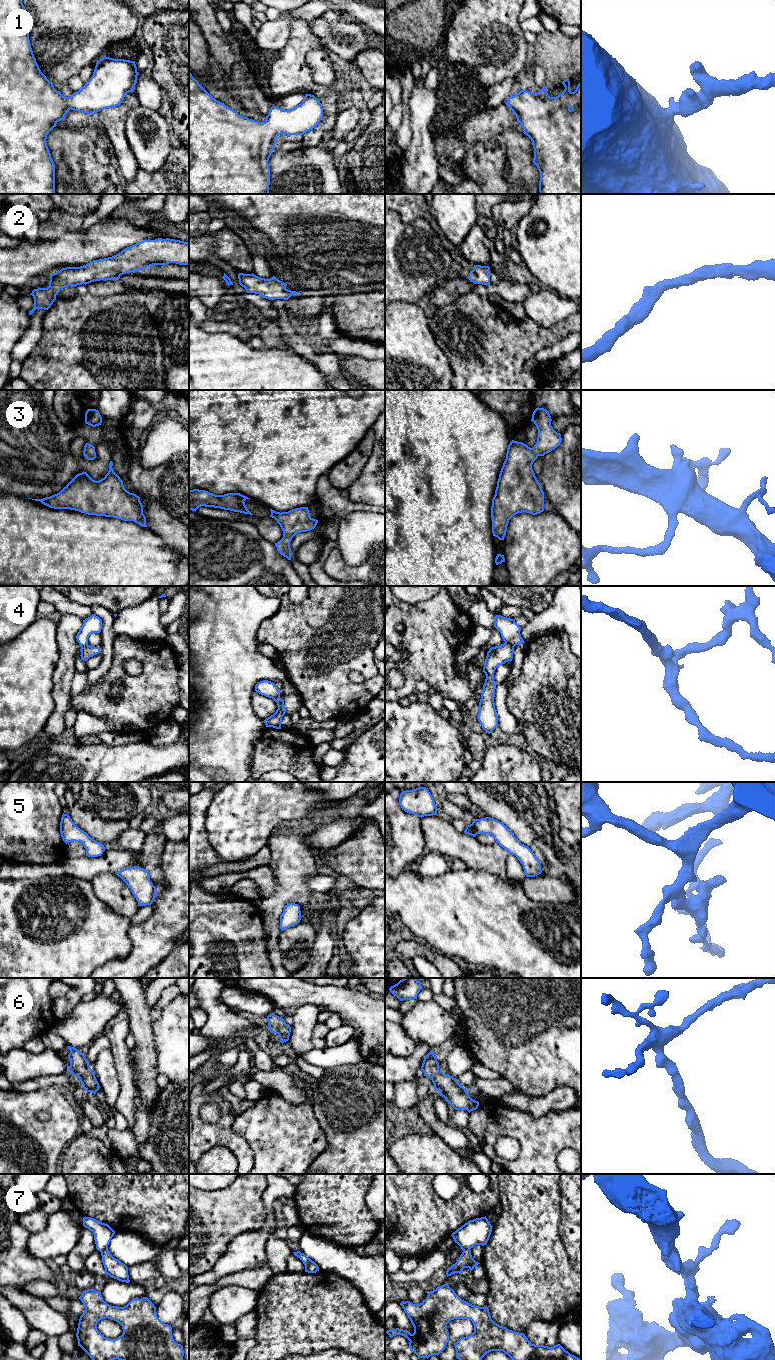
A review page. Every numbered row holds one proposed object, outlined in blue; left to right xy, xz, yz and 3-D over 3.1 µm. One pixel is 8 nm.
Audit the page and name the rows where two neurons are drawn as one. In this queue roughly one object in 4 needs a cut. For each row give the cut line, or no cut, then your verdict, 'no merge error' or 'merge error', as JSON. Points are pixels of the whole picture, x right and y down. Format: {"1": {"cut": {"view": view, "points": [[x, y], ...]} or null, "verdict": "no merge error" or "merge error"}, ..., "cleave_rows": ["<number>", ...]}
{"1": {"cut": null, "verdict": "no merge error"}, "2": {"cut": null, "verdict": "no merge error"}, "3": {"cut": null, "verdict": "no merge error"}, "4": {"cut": {"view": "yz", "points": [[505, 642], [513, 648]]}, "verdict": "merge error"}, "5": {"cut": null, "verdict": "no merge error"}, "6": {"cut": null, "verdict": "no merge error"}, "7": {"cut": {"view": "xy", "points": [[107, 1247], [101, 1252]]}, "verdict": "merge error"}, "cleave_rows": ["4", "7"]}

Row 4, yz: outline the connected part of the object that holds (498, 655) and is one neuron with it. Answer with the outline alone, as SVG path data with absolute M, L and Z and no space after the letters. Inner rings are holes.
M501 644L491 647L487 652L483 672L486 675L485 683L479 702L477 719L482 728L490 734L498 726L498 716L495 709L494 696L497 683L494 681L494 673L499 665L513 659L514 648L509 644Z

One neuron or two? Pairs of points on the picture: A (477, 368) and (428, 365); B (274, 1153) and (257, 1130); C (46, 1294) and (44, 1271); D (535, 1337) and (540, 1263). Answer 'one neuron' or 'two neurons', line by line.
A: two neurons
B: one neuron
C: two neurons
D: two neurons

